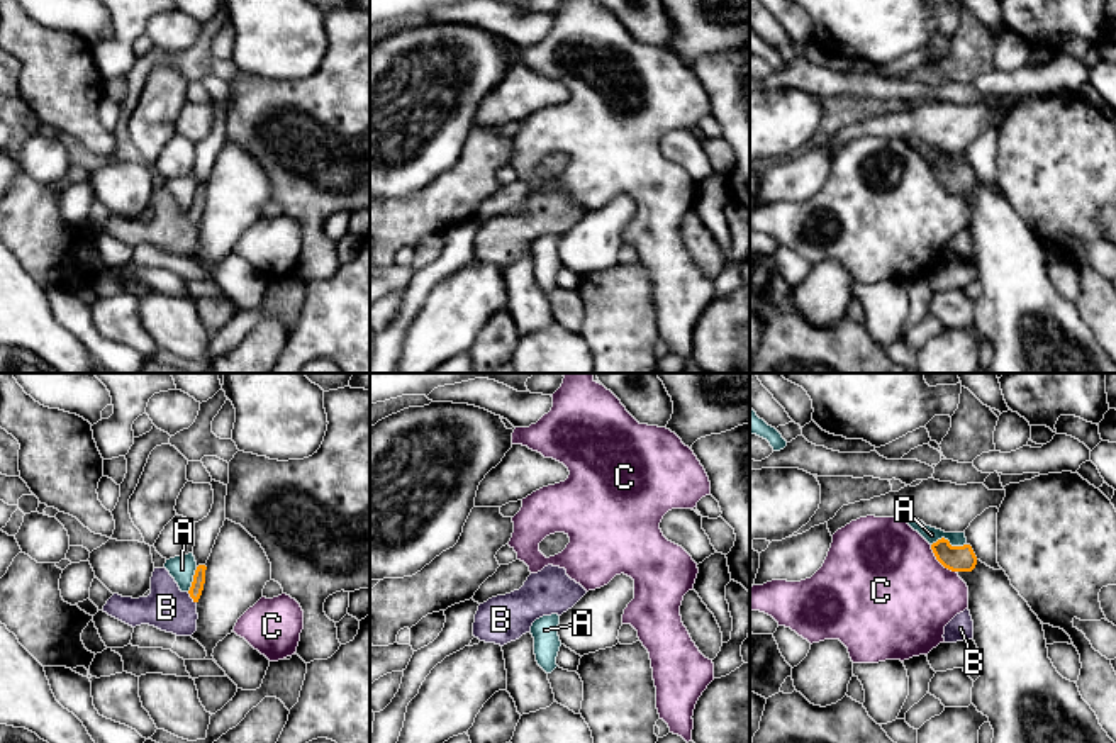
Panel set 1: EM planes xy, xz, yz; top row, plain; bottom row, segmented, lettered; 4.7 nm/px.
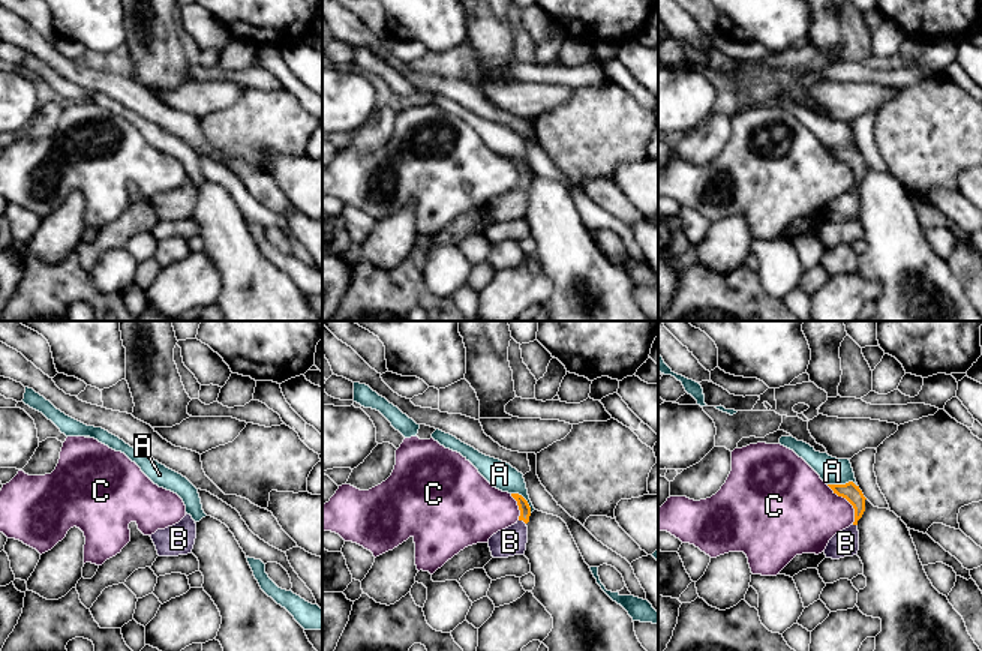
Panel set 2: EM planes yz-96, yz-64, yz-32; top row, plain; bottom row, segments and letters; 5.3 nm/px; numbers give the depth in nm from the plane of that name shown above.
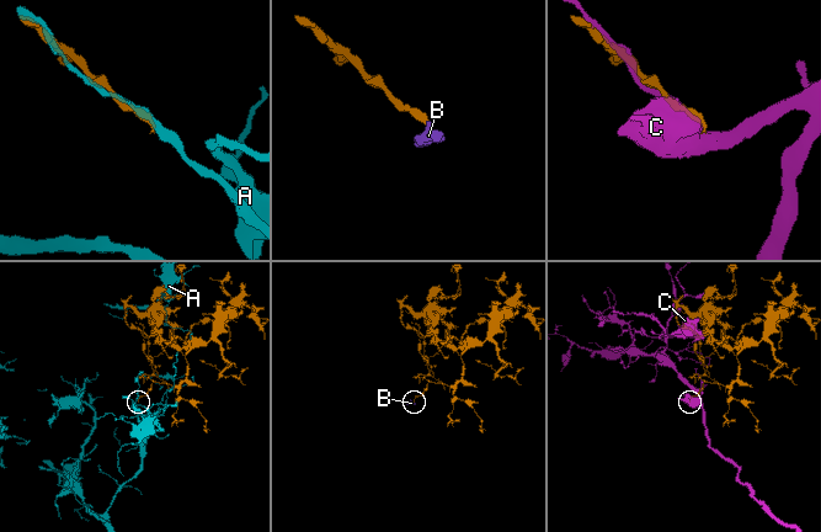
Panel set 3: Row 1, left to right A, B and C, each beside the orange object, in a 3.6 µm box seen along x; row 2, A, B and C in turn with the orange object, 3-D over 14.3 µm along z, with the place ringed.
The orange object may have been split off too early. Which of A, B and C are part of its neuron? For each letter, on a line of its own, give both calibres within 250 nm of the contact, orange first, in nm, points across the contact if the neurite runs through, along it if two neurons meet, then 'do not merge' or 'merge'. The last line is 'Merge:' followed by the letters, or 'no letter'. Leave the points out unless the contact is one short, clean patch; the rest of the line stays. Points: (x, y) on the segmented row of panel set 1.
A: calibres 130 and 80 nm; do not merge
B: calibres 60 and 220 nm; way xy (199, 579), (190, 596), (178, 608), (167, 608); merge
C: calibres 130 and 500 nm; do not merge
Merge: B

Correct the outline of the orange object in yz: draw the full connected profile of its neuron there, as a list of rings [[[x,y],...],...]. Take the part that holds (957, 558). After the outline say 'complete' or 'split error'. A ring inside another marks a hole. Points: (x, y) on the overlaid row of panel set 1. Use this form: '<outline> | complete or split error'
[[[941,538],[931,545],[936,560],[951,572],[972,572],[977,565],[977,556],[970,545],[951,546]]] | complete

